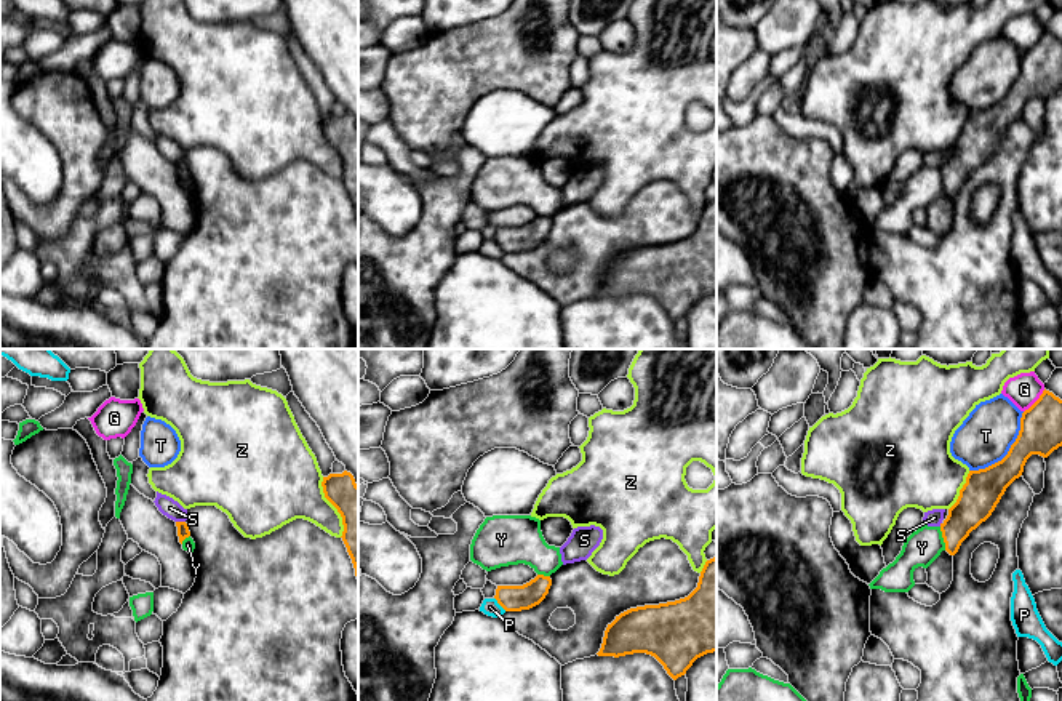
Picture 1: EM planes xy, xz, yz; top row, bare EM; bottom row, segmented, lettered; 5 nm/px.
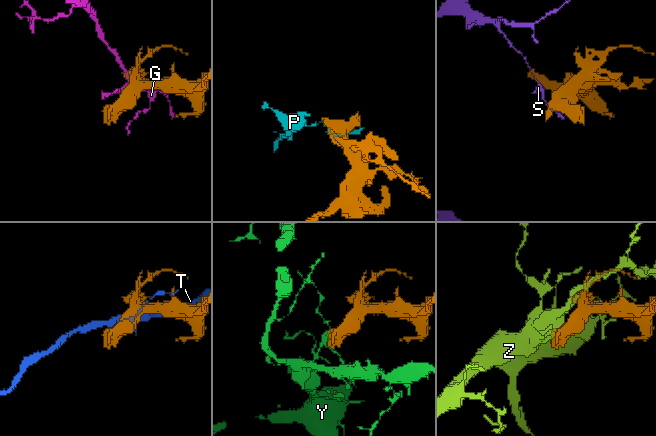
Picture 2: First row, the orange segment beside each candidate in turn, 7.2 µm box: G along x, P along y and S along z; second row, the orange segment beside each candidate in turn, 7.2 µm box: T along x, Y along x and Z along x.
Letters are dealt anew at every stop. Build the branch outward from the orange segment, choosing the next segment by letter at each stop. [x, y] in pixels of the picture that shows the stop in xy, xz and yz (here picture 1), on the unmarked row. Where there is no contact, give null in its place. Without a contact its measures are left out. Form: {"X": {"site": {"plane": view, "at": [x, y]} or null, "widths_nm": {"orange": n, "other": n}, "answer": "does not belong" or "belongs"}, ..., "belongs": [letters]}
{"G": {"site": {"plane": "yz", "at": [1037, 42]}, "widths_nm": {"orange": 220, "other": 160}, "answer": "does not belong"}, "P": {"site": {"plane": "xz", "at": [499, 245]}, "widths_nm": {"orange": 130, "other": 90}, "answer": "does not belong"}, "S": {"site": {"plane": "xy", "at": [181, 164]}, "widths_nm": {"orange": 60, "other": 90}, "answer": "does not belong"}, "T": {"site": {"plane": "yz", "at": [1008, 93]}, "widths_nm": {"orange": 220, "other": 280}, "answer": "does not belong"}, "Y": {"site": {"plane": "yz", "at": [942, 178]}, "widths_nm": {"orange": 190, "other": 180}, "answer": "does not belong"}, "Z": {"site": {"plane": "xy", "at": [335, 148]}, "widths_nm": {"orange": 190, "other": 320}, "answer": "does not belong"}, "belongs": []}

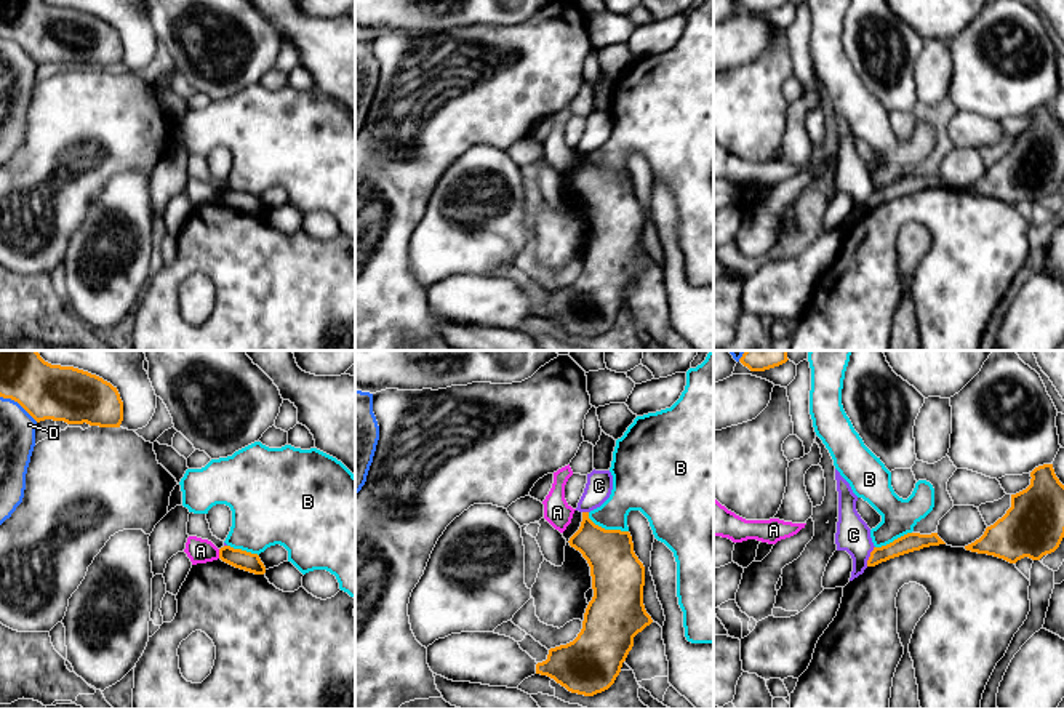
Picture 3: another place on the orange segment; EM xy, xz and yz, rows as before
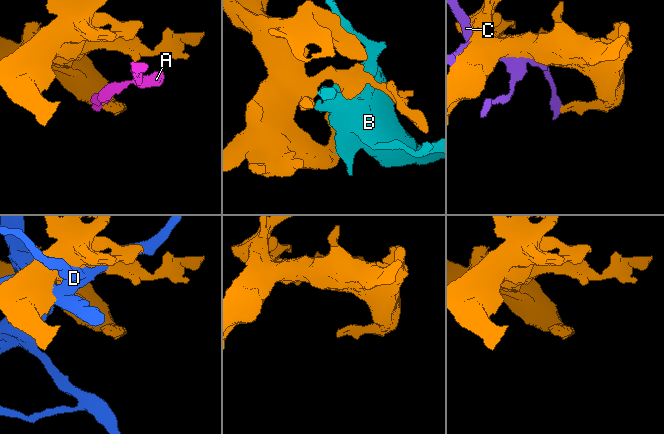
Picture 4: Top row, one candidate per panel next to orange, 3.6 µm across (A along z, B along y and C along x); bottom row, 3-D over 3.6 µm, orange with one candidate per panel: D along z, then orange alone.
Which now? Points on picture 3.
{"A": {"site": {"plane": "xy", "at": [220, 196]}, "widths_nm": {"orange": 100, "other": 130}, "answer": "does not belong"}, "B": {"site": {"plane": "xz", "at": [607, 172]}, "widths_nm": {"orange": 280, "other": 220}, "answer": "does not belong"}, "C": {"site": {"plane": "yz", "at": [871, 197]}, "widths_nm": {"orange": 100, "other": 170}, "answer": "does not belong"}, "D": {"site": {"plane": "xy", "at": [20, 45]}, "widths_nm": {"orange": 280, "other": 180}, "answer": "does not belong"}, "belongs": []}

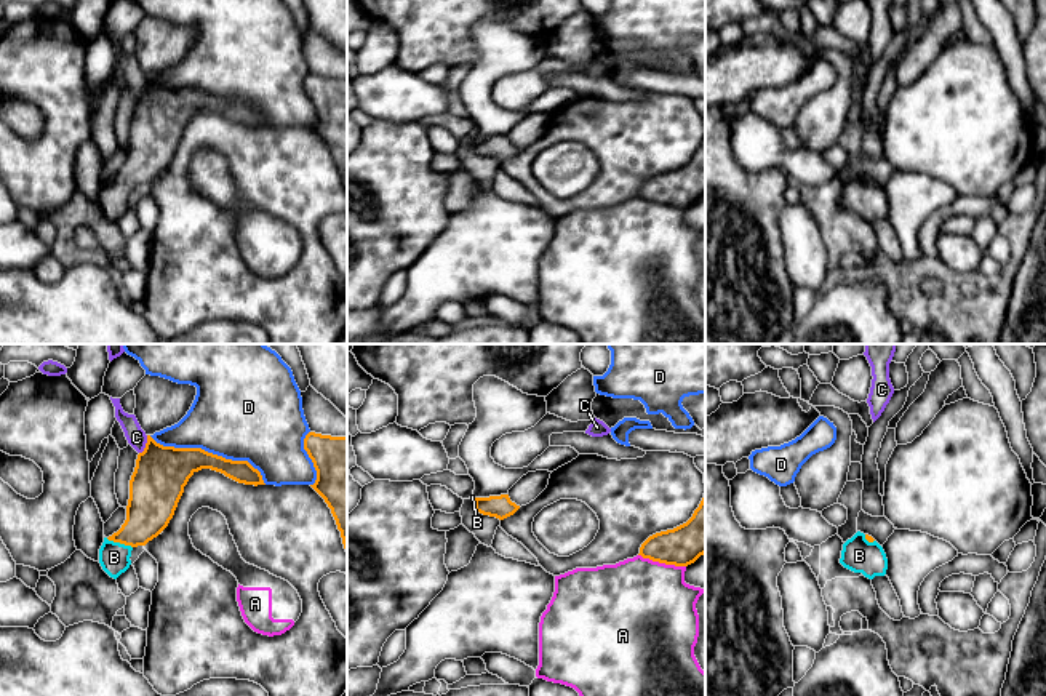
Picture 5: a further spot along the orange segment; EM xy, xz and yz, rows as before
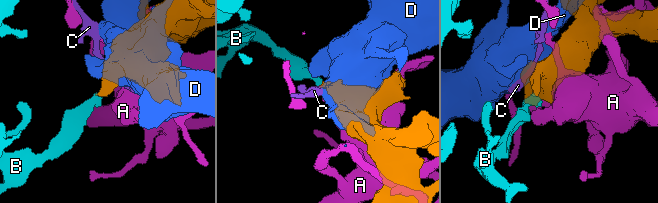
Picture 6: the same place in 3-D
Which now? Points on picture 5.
{"A": {"site": {"plane": "xz", "at": [662, 204]}, "widths_nm": {"orange": 200, "other": 480}, "answer": "does not belong"}, "B": {"site": {"plane": "xy", "at": [119, 183]}, "widths_nm": {"orange": 240, "other": 160}, "answer": "belongs"}, "C": {"site": {"plane": "xy", "at": [146, 87]}, "widths_nm": {"orange": 280, "other": 100}, "answer": "does not belong"}, "D": {"site": {"plane": "xy", "at": [210, 95]}, "widths_nm": {"orange": 260, "other": 460}, "answer": "does not belong"}, "belongs": ["B"]}

